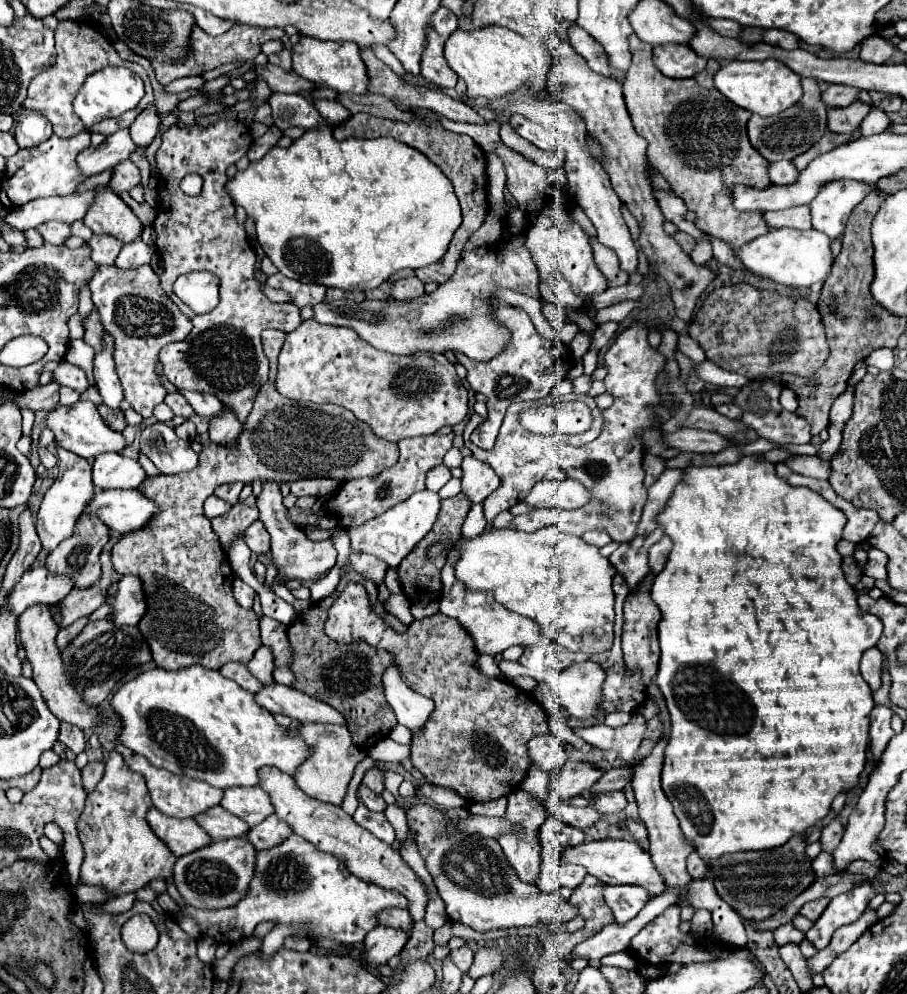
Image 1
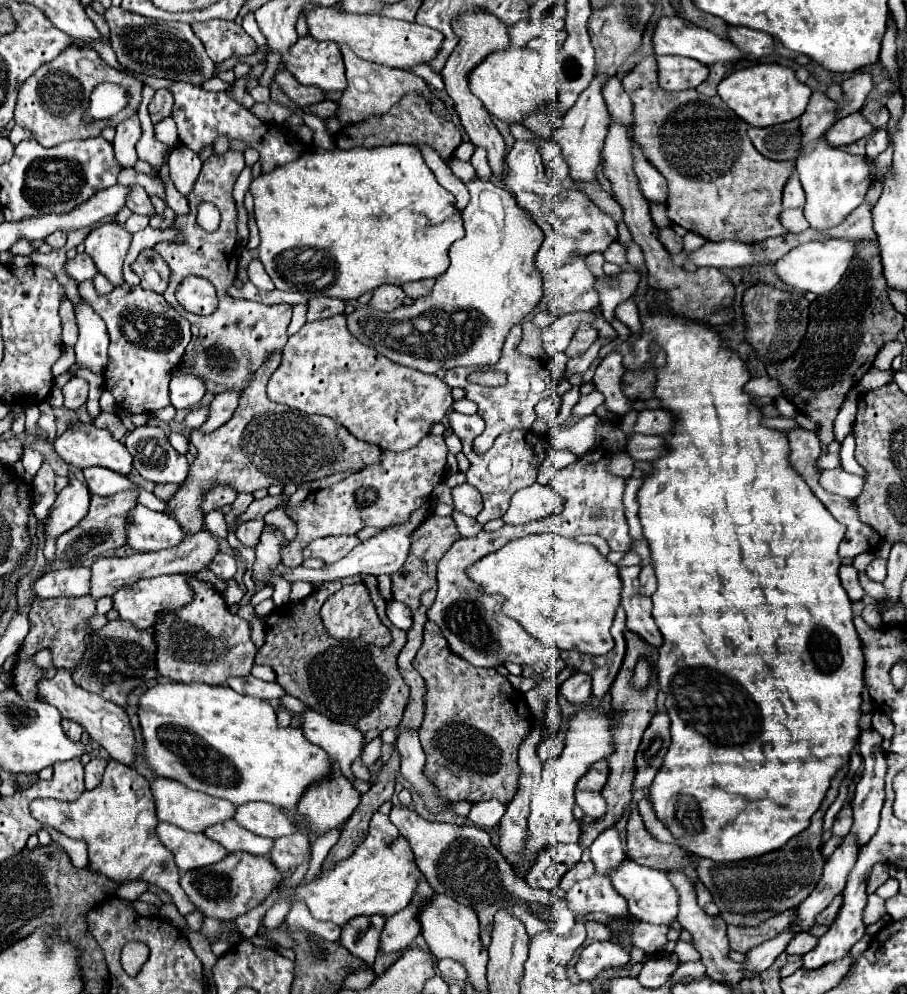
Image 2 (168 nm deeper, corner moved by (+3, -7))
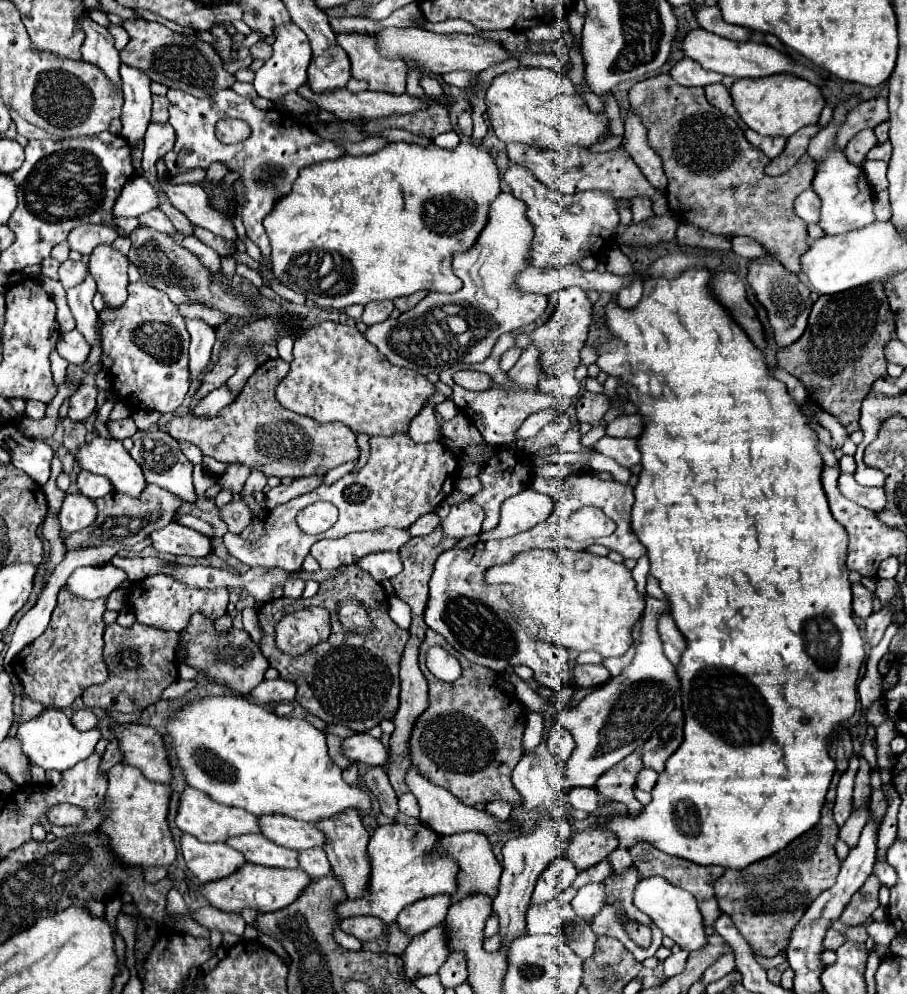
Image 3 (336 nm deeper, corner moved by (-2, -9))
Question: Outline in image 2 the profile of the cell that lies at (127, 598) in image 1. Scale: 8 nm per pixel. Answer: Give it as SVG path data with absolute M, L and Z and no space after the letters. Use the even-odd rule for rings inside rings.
M203 570L197 574L169 574L169 576L155 576L155 578L143 578L131 586L123 586L119 592L113 594L113 608L119 612L123 620L129 620L137 630L147 630L155 624L155 616L169 608L179 608L183 604L191 602L191 588L189 578L195 576L207 584L211 584L215 590L223 592L225 582L219 580L211 570Z

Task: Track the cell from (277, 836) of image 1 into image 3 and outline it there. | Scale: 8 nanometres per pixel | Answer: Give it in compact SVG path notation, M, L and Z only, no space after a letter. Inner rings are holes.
M302 850L300 852L300 868L304 868L306 874L310 874L312 878L320 878L326 876L330 870L330 862L324 854L324 850Z

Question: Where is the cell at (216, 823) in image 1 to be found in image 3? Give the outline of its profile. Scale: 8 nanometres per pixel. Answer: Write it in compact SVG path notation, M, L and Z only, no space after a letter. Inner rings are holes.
M262 834L236 836L226 842L234 850L242 852L246 862L268 866L268 868L298 868L298 852L278 846L276 842L264 838Z

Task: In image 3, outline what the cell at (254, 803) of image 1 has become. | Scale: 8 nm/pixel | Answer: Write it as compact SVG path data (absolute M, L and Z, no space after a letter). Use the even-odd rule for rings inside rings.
M280 814L260 816L258 820L260 820L260 826L262 826L262 834L268 840L278 842L280 846L292 848L296 852L308 850L308 848L318 848L318 846L324 846L324 842L326 842L324 832L318 830L310 822L284 818Z

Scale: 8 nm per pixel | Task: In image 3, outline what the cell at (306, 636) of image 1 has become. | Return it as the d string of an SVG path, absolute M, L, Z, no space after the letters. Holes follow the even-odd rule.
M356 564L350 566L342 566L342 572L334 578L324 580L319 586L316 596L312 598L276 598L266 602L264 606L260 606L258 610L258 620L262 626L262 638L260 638L260 650L264 652L264 656L270 660L270 666L276 668L280 672L280 678L284 680L294 680L298 686L298 694L296 694L296 702L300 702L310 714L318 716L320 720L324 720L326 724L342 724L348 726L350 730L356 732L368 732L370 728L378 726L382 720L392 720L396 710L398 710L398 694L400 694L400 680L398 680L398 666L400 666L400 658L402 658L402 650L408 642L408 630L402 630L400 626L396 626L392 622L392 618L388 616L388 596L384 592L384 588L364 570L360 570ZM342 600L358 600L364 602L364 608L368 610L370 620L374 622L368 634L356 634L356 632L348 632L342 628L340 620L338 620L338 604ZM308 606L324 606L330 616L332 616L332 638L328 638L326 642L320 642L316 648L308 650L302 656L288 656L288 654L280 654L276 644L274 644L274 626L278 624L278 620L284 614L308 608Z

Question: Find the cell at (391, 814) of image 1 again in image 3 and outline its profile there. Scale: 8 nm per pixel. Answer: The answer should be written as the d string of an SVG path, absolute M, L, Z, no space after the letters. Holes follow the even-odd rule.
M444 894L422 898L420 902L414 902L412 906L406 906L402 910L402 914L398 916L398 926L408 936L418 936L430 930L432 926L438 926L440 922L444 922L450 904L452 904L450 896L444 896Z

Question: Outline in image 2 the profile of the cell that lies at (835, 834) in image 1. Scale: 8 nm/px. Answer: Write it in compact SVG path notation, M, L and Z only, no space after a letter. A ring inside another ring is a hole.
M843 806L843 810L835 818L831 834L833 836L845 836L851 830L851 826L853 826L853 810L851 810L851 806Z

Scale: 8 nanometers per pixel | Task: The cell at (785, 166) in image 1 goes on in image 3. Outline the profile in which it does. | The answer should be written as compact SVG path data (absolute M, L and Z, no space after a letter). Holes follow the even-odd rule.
M806 190L796 198L796 214L808 222L808 224L816 224L820 220L820 198L816 196L814 190Z

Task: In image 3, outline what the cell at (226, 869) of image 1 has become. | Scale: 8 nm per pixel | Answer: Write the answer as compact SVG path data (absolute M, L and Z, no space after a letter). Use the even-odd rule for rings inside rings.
M246 864L236 874L230 874L228 878L220 882L208 882L202 888L202 894L208 898L208 902L224 912L240 912L242 908L252 908L256 912L276 912L292 904L312 882L312 878L296 868L296 870L272 870L266 866L252 866Z

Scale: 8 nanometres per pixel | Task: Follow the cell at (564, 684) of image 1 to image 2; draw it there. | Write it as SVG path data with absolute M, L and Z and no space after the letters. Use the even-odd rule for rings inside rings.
M571 674L563 684L561 692L567 702L583 706L591 698L591 676L589 674Z

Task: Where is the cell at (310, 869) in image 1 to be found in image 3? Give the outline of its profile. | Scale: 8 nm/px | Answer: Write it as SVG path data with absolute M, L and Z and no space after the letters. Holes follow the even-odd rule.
M390 824L390 826L378 826L370 838L370 858L372 858L372 874L370 874L370 886L364 898L358 900L346 900L342 902L336 912L340 918L358 916L358 914L370 914L378 916L382 922L392 924L400 910L416 900L436 896L436 894L454 894L456 892L456 874L458 864L446 856L440 854L432 858L432 850L438 846L438 834L422 824L408 826L408 824Z

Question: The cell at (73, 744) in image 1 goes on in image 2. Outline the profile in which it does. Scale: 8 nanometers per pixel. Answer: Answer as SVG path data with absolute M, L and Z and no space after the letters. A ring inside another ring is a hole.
M63 720L63 730L65 730L65 734L67 734L73 742L81 742L83 728L81 728L79 724L75 724L73 720Z

